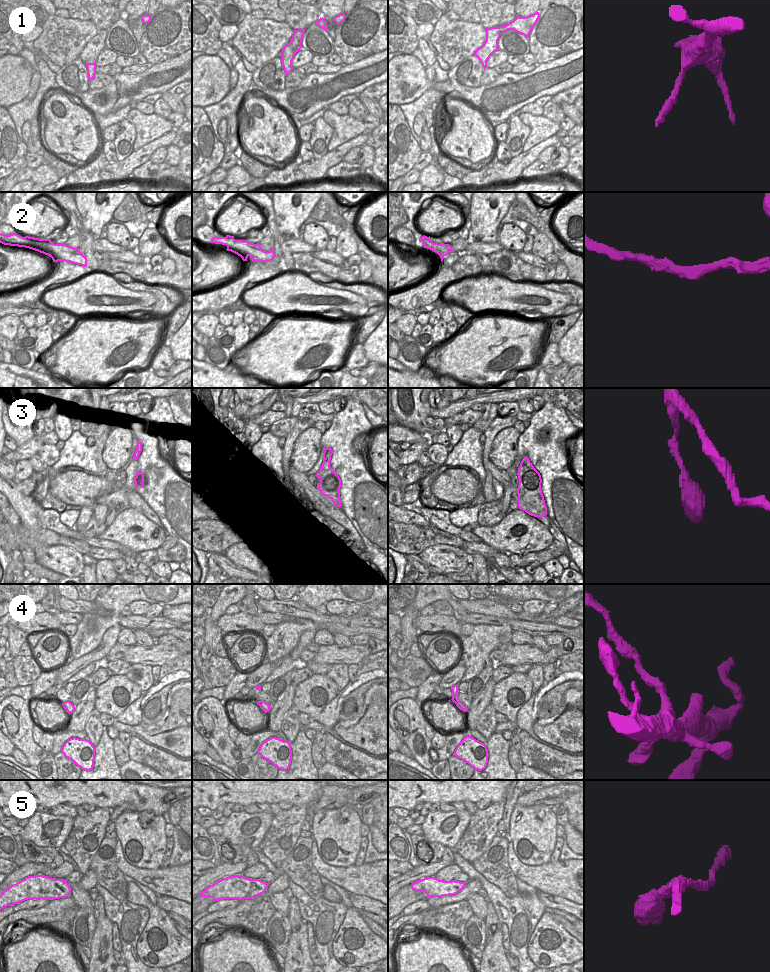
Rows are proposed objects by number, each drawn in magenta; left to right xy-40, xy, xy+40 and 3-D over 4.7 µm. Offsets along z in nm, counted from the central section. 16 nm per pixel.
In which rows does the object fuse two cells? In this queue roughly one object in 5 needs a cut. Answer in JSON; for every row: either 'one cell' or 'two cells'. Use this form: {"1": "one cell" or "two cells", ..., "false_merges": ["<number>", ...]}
{"1": "one cell", "2": "one cell", "3": "one cell", "4": "two cells", "5": "one cell", "false_merges": ["4"]}

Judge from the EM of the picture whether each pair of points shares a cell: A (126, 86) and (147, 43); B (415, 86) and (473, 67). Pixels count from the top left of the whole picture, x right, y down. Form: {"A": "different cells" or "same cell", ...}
{"A": "different cells", "B": "different cells"}

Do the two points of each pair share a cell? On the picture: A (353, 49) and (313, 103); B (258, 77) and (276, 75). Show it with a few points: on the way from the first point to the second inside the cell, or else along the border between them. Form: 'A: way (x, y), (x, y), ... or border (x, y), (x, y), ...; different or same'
A: border (365, 57), (343, 65); different
B: way (262, 77), (272, 75); same

